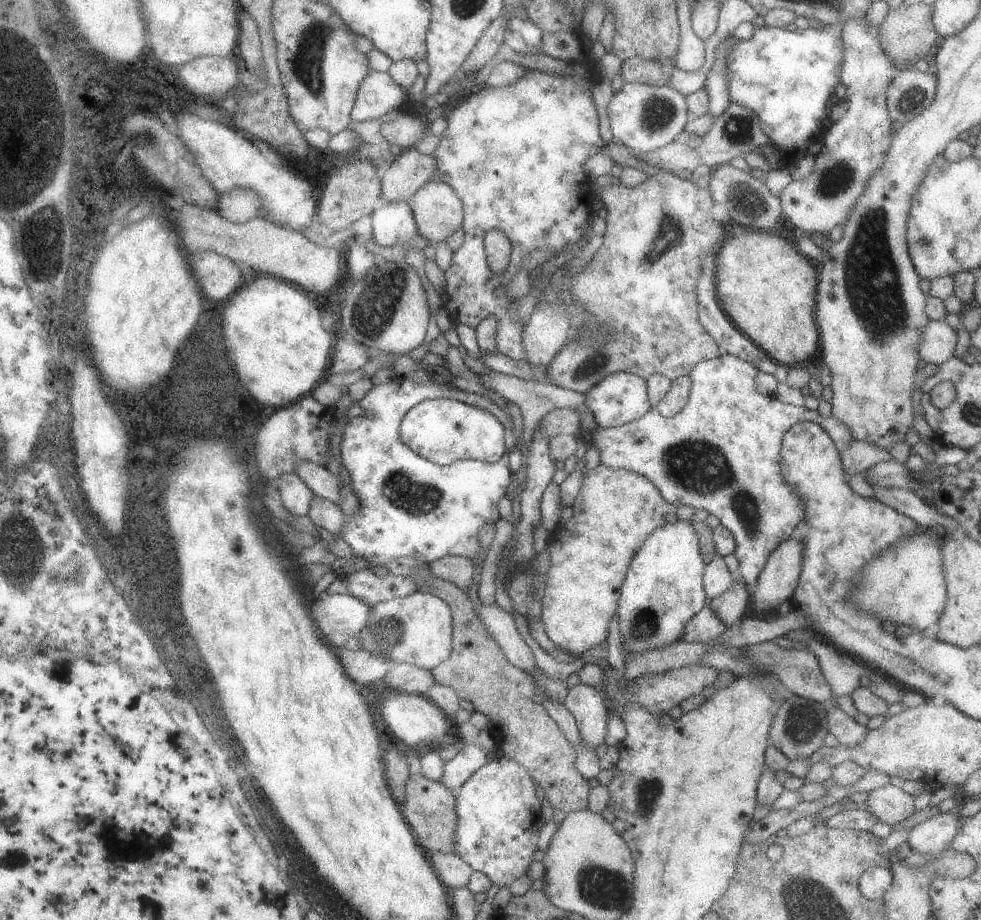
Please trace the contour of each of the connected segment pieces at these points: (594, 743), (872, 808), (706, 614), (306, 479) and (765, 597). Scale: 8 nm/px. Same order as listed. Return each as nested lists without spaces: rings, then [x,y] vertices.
[[[583,683],[570,687],[563,704],[574,716],[584,746],[597,748],[605,743],[608,705],[597,687]]]
[[[889,783],[870,790],[866,803],[869,806],[868,811],[879,821],[897,828],[911,824],[911,816],[917,812],[914,800],[915,796],[910,796],[902,788]]]
[[[703,606],[686,624],[684,624],[684,632],[682,632],[681,640],[691,643],[710,642],[714,638],[718,638],[727,626],[716,618],[714,611]]]
[[[300,462],[296,468],[296,474],[315,496],[320,496],[320,498],[330,500],[338,505],[340,502],[340,479],[326,467],[318,466],[314,462]]]
[[[790,536],[768,557],[762,574],[751,588],[751,605],[756,614],[776,612],[783,602],[791,600],[802,572],[804,544]]]

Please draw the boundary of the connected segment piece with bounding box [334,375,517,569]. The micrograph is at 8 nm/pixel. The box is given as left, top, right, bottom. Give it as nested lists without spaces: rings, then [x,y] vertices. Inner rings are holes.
[[[396,375],[396,378],[392,378],[385,384],[372,385],[372,388],[357,401],[363,413],[357,418],[350,418],[342,430],[340,460],[350,476],[350,486],[356,496],[359,509],[356,509],[353,514],[344,516],[344,526],[334,538],[344,540],[355,556],[364,558],[370,566],[376,564],[374,569],[400,556],[416,558],[425,563],[431,563],[446,555],[462,556],[474,560],[481,551],[478,532],[484,525],[500,519],[498,503],[501,498],[508,496],[506,492],[512,479],[509,456],[517,441],[516,434],[514,434],[514,422],[508,411],[498,407],[496,402],[488,396],[462,392],[456,388],[446,388],[444,383],[432,379],[428,384],[418,384],[404,375]],[[435,398],[457,399],[464,404],[479,406],[482,410],[497,413],[500,422],[506,425],[506,454],[497,463],[464,459],[456,460],[450,466],[438,466],[410,452],[400,440],[400,423],[407,412],[418,403]]]

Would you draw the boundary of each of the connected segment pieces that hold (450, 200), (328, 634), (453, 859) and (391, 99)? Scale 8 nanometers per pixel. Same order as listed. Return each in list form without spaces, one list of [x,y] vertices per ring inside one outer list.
[[[426,182],[410,197],[409,203],[418,233],[433,245],[461,228],[462,201],[445,182]]]
[[[336,593],[320,596],[318,602],[312,606],[312,612],[318,632],[336,650],[344,647],[349,638],[356,637],[356,634],[368,624],[370,608],[371,606],[354,596]]]
[[[433,852],[429,854],[429,858],[442,884],[450,888],[466,887],[473,870],[460,856],[454,853]]]
[[[371,70],[358,88],[353,123],[380,119],[390,110],[398,109],[408,98],[408,90],[398,86],[387,72]]]

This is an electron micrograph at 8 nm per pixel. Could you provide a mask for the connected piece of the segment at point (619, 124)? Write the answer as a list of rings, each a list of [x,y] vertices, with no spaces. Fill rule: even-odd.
[[[624,82],[622,88],[612,94],[606,106],[606,116],[613,139],[636,152],[654,152],[674,140],[681,139],[690,120],[686,97],[680,92],[668,85],[650,86],[638,82]]]

